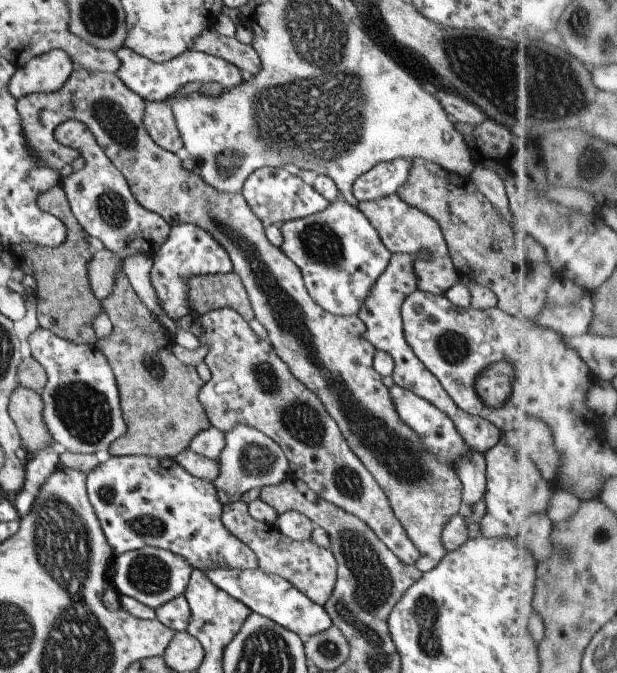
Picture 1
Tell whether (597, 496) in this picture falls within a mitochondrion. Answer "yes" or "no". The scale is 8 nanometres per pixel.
no

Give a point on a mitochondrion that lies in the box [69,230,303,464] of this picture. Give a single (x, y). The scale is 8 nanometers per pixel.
(156, 369)

